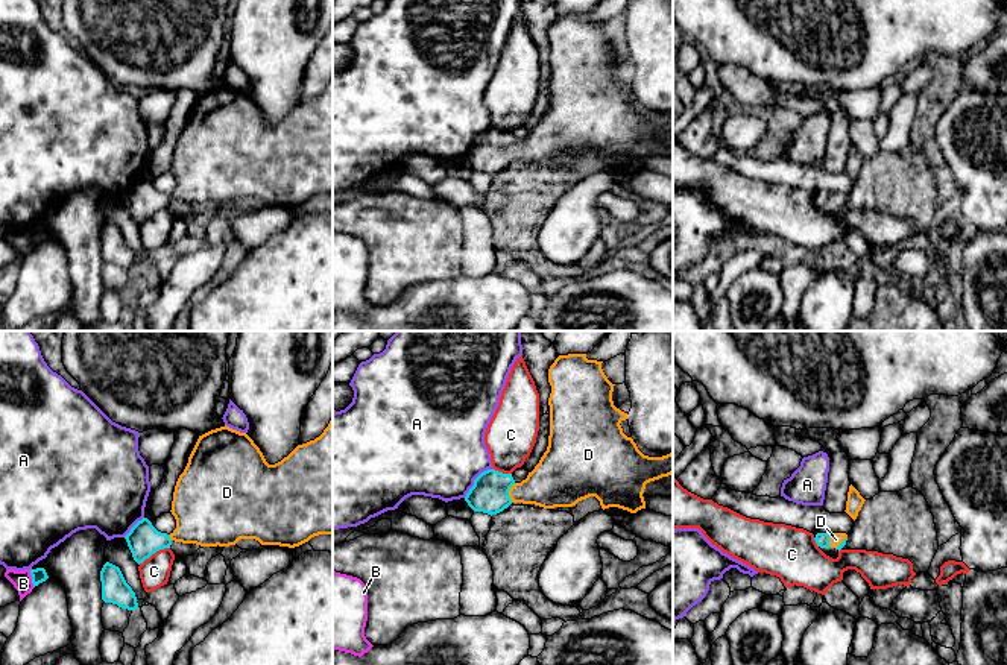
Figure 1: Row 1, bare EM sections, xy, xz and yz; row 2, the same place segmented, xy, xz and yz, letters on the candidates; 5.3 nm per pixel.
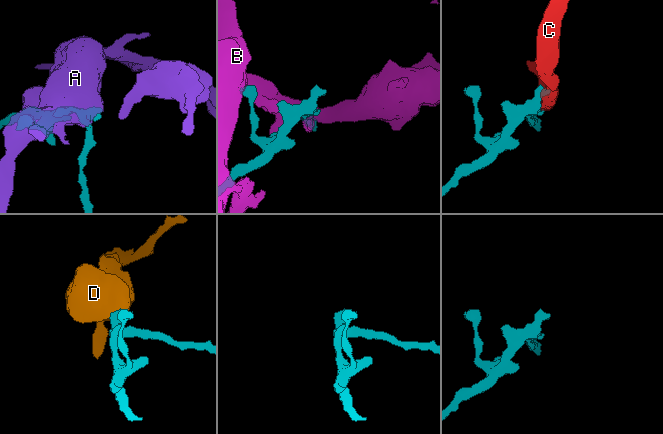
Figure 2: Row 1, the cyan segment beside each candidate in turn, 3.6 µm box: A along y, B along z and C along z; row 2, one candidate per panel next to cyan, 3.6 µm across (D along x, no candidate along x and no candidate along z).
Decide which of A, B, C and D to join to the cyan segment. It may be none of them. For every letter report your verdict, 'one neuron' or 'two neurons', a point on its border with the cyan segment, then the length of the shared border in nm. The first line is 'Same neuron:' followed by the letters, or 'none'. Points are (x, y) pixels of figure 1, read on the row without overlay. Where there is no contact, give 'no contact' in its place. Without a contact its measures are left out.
Same neuron: D
A: two neurons; meets cyan in xz at (474, 140); contact 220 nm long
B: two neurons; meets cyan in xy at (32, 239); contact 100 nm long
C: two neurons; meets cyan in xy at (154, 213); contact 190 nm long
D: one neuron; meets cyan in xz at (508, 152); contact 110 nm long

